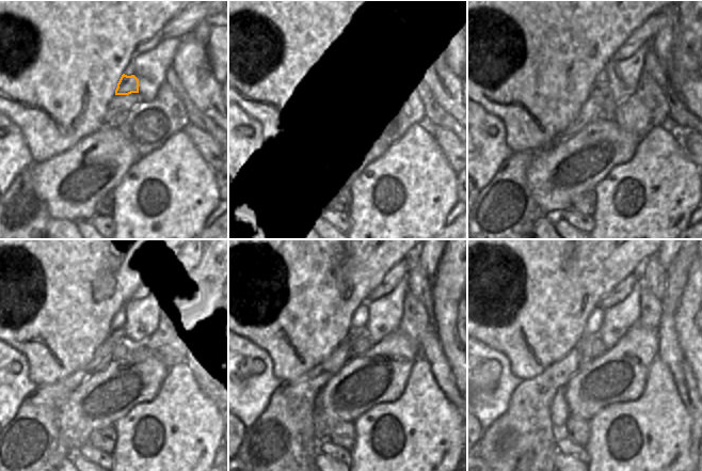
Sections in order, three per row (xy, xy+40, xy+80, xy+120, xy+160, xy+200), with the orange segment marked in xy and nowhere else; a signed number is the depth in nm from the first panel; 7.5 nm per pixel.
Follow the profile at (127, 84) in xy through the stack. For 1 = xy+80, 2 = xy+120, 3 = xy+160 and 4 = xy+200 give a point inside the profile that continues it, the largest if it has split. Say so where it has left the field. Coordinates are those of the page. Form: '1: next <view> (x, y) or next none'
1: next xy+80 (601, 88)
2: next xy+120 (117, 332)
3: next xy+160 (360, 344)
4: next xy+200 (591, 346)

